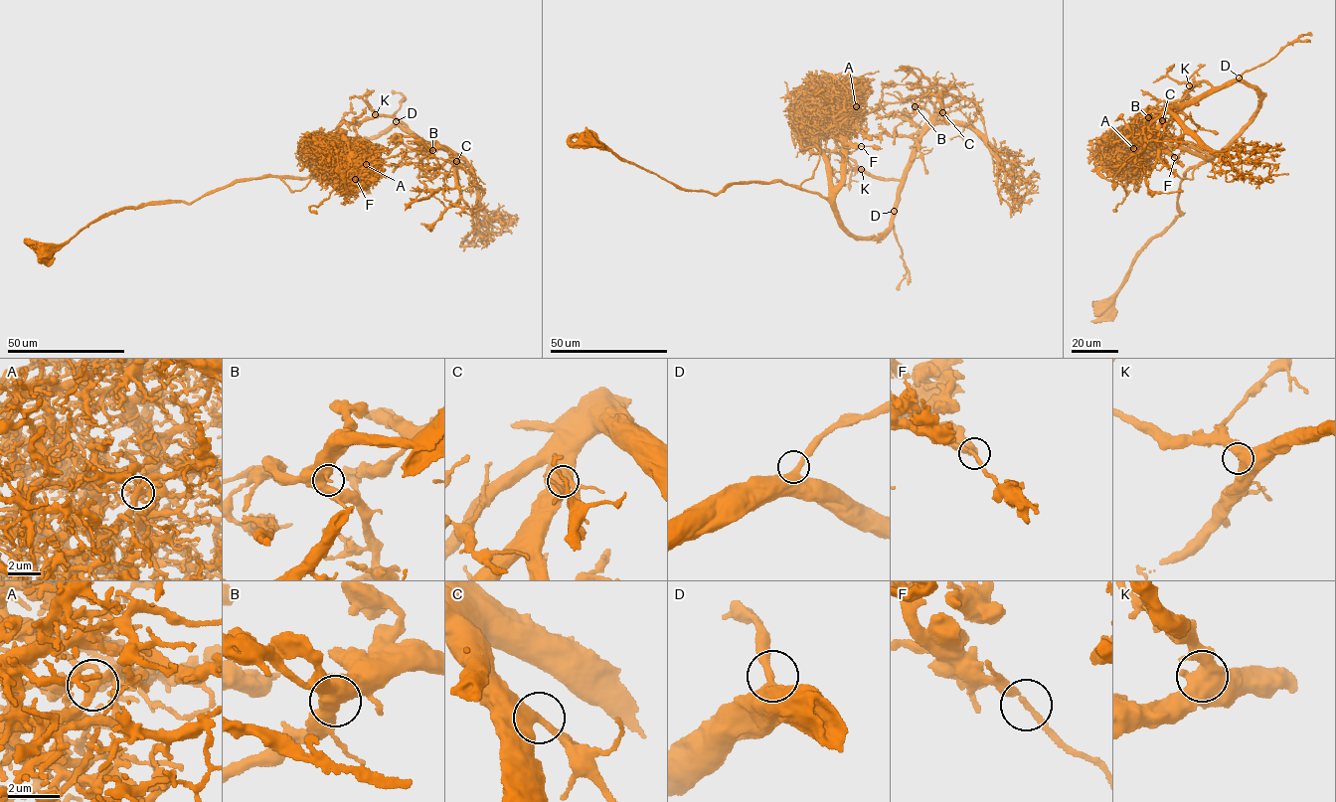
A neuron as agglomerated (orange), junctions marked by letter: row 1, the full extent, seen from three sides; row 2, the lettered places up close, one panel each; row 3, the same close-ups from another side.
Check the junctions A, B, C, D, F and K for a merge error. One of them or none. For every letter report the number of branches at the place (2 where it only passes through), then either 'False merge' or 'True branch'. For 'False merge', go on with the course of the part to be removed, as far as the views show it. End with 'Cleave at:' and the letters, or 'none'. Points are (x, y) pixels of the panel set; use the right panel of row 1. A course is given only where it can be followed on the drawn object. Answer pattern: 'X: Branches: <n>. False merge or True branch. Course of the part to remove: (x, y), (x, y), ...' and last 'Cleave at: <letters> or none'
A: Branches: 2. False merge. Course of the part to remove: (1133, 148), (1144, 142), (1140, 123), (1148, 140), (1192, 142), (1219, 151), (1257, 153), (1281, 143)
B: Branches: 2. True branch
C: Branches: 2. True branch
D: Branches: 2. True branch
F: Branches: 2. True branch
K: Branches: 2. True branch
Cleave at: A

